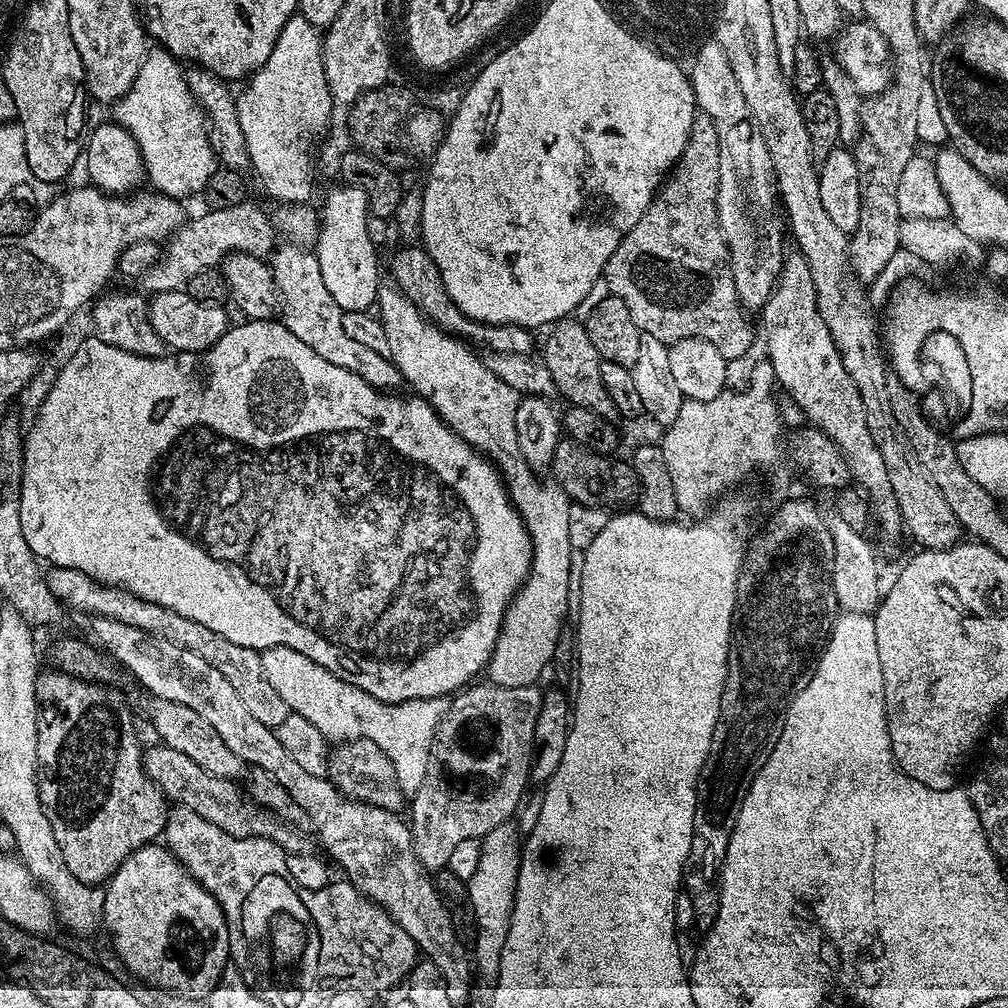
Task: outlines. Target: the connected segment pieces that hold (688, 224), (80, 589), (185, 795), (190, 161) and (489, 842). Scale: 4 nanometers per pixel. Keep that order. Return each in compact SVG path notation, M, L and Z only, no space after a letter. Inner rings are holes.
M697 111L690 138L686 142L686 150L682 150L680 161L665 179L661 189L652 200L652 205L638 218L638 222L622 238L622 242L610 254L610 262L604 267L603 283L608 283L607 291L611 295L622 298L626 302L626 310L630 310L630 318L639 326L641 333L658 338L662 343L670 345L682 338L702 338L706 342L714 342L722 358L729 362L740 360L752 348L752 328L747 315L738 322L710 322L710 316L700 312L694 302L696 290L696 274L700 270L708 270L700 262L704 252L712 246L706 244L720 244L720 260L729 260L728 247L720 229L720 222L716 217L716 187L718 186L718 150L720 139L718 130L714 126L714 118L710 114Z
M52 566L43 573L42 579L48 583L54 598L60 601L65 609L73 608L76 612L85 612L85 617L88 618L114 618L118 622L126 622L126 626L138 626L138 630L152 632L166 642L174 642L186 650L194 650L198 658L206 658L206 662L210 662L210 666L214 666L214 670L218 670L218 674L222 674L222 678L226 678L226 682L234 686L246 710L250 710L250 715L258 718L262 726L275 730L282 726L282 722L286 722L290 715L290 709L286 706L282 694L278 694L278 690L270 686L270 682L260 671L260 652L257 649L238 646L238 642L222 638L222 634L202 626L202 622L190 622L190 618L182 618L182 614L166 606L146 602L123 588L116 588L112 584L98 584L92 577L82 574L82 570Z
M159 742L153 744L153 748L145 747L142 752L144 772L150 778L150 782L154 782L154 786L158 786L161 794L173 805L194 810L194 814L206 818L206 822L218 826L220 830L226 830L234 838L266 838L274 841L286 854L307 857L313 840L309 833L299 832L294 826L280 820L273 812L258 806L258 802L254 802L237 781L212 776L206 770L202 770L198 762L186 758L186 754Z
M163 50L155 51L156 52L149 51L147 55L145 55L142 66L138 70L138 74L134 78L130 90L122 99L116 101L114 105L114 111L116 111L116 116L114 116L115 123L120 124L133 136L134 142L137 143L138 150L141 151L141 158L144 160L144 170L149 181L152 179L156 184L196 184L196 186L203 186L206 181L208 181L208 175L216 171L218 167L216 150L210 139L209 125L206 123L206 113L204 109L197 104L195 96L193 96L191 90L188 89L185 71L182 68L180 70L181 61L173 56L171 52L165 52Z
M508 821L502 826L496 826L490 834L484 836L481 841L481 850L478 869L466 882L470 906L476 920L476 938L472 960L474 970L488 983L495 985L500 975L501 952L505 946L506 934L509 933L509 924L512 921L513 902L516 898L517 874L520 869L520 846L515 823Z

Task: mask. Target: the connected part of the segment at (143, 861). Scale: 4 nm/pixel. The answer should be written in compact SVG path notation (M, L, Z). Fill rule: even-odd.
M153 842L134 850L122 866L112 875L111 880L107 881L104 888L104 919L103 927L108 927L108 932L112 935L112 944L116 947L116 952L120 955L120 960L137 976L140 980L149 980L152 984L157 984L160 988L168 988L169 993L179 994L189 998L200 998L212 991L212 988L220 981L220 975L224 973L225 968L229 967L230 957L228 954L228 923L222 914L222 906L216 899L208 893L202 885L189 876L188 872L176 860L176 856L167 846L160 842Z

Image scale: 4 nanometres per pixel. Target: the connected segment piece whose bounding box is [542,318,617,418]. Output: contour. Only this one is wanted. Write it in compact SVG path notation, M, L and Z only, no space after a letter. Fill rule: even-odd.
M576 318L557 320L549 332L552 333L544 340L542 359L550 370L550 378L554 378L557 393L561 397L564 395L569 405L585 408L599 416L615 417L617 410L614 402L610 402L610 394L606 394L606 386L602 386L600 355L598 350L594 350L594 342L590 342L583 323Z

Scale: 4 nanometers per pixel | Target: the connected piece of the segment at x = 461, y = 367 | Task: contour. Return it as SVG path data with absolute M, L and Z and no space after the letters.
M381 287L374 308L386 330L390 359L400 371L401 379L412 386L413 393L431 404L448 427L496 465L532 539L532 568L508 605L486 676L498 686L536 684L544 668L546 672L552 663L558 634L566 622L568 595L574 592L574 541L569 535L569 511L573 503L555 483L543 484L526 458L522 458L522 450L518 450L514 414L520 405L521 393L494 375L464 341L449 336L427 320L399 288Z

